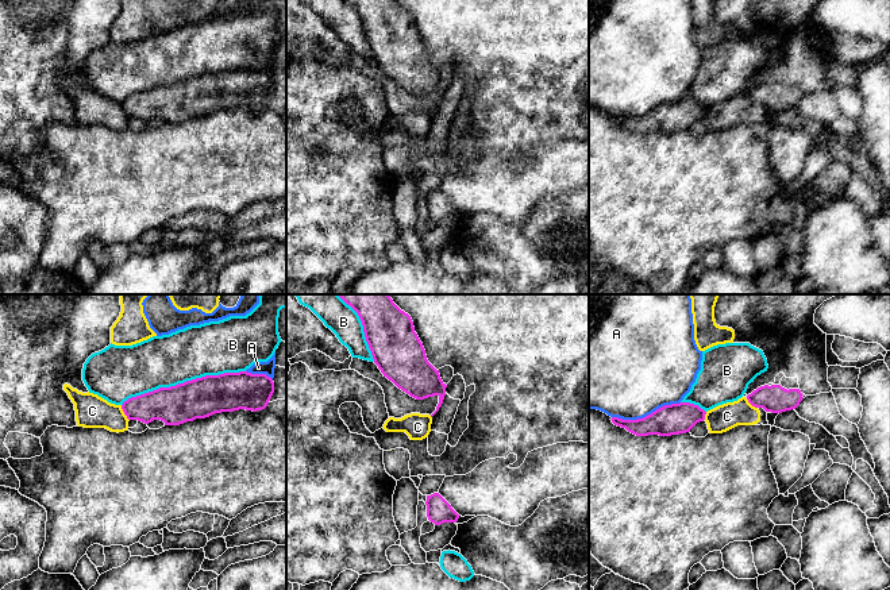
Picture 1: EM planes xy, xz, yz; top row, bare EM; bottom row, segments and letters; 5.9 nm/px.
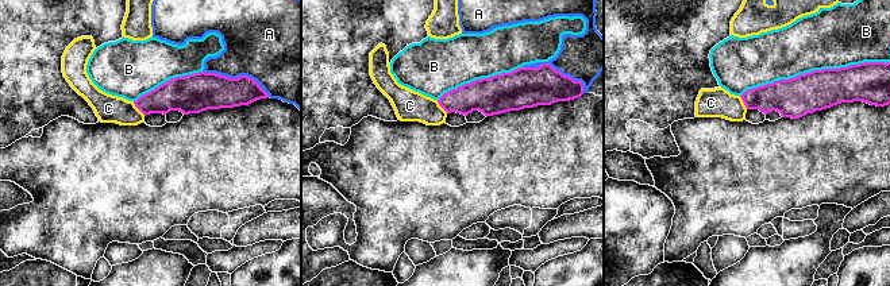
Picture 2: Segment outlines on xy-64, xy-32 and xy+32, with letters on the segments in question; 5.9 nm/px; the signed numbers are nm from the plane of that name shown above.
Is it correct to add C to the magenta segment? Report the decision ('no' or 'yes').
no

